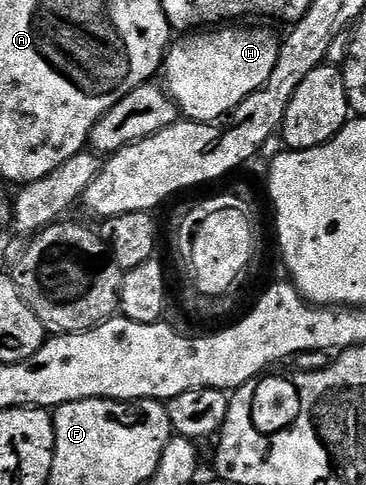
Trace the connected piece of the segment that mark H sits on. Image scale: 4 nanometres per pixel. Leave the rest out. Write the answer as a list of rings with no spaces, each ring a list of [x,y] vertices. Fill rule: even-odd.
[[[216,27],[211,31],[192,31],[179,41],[169,44],[162,66],[163,84],[177,110],[189,121],[211,121],[227,118],[254,91],[264,87],[270,79],[270,71],[278,63],[281,38],[275,37],[268,29],[240,29],[244,27]]]

